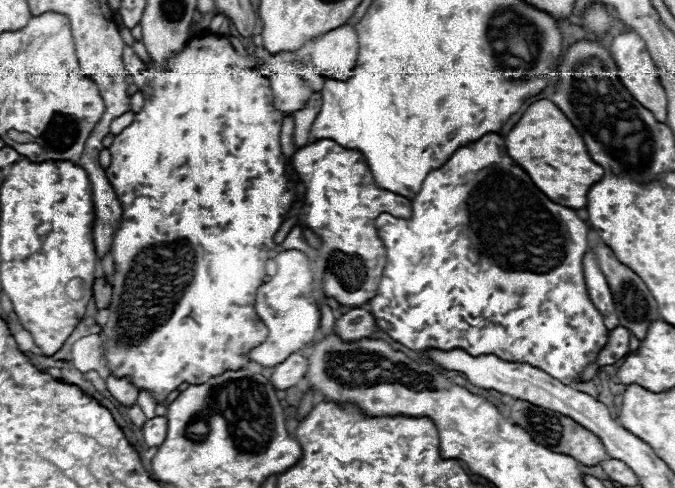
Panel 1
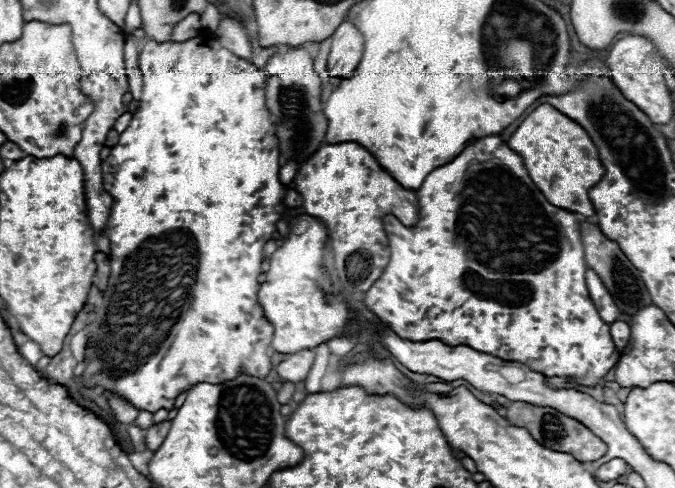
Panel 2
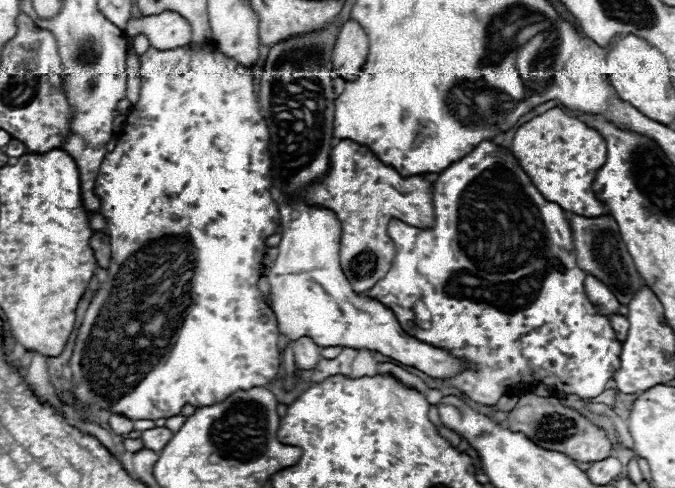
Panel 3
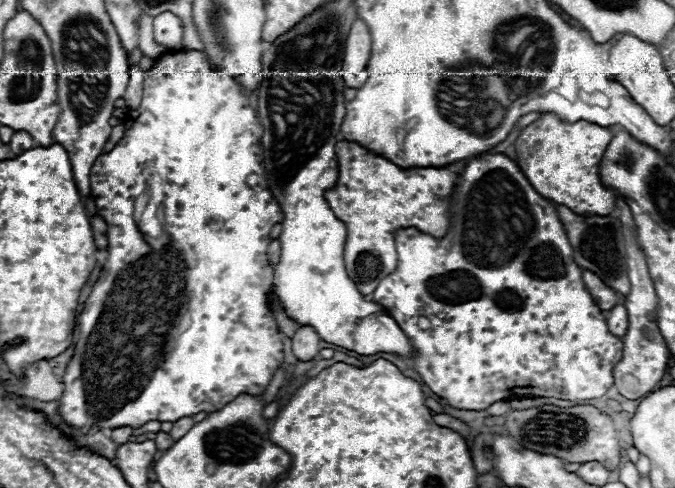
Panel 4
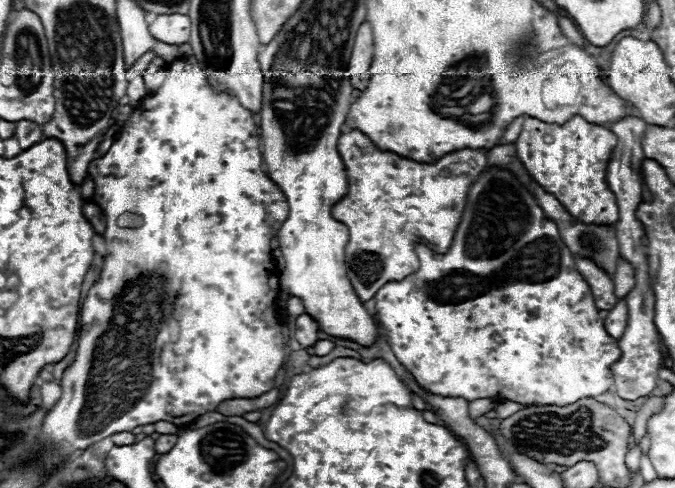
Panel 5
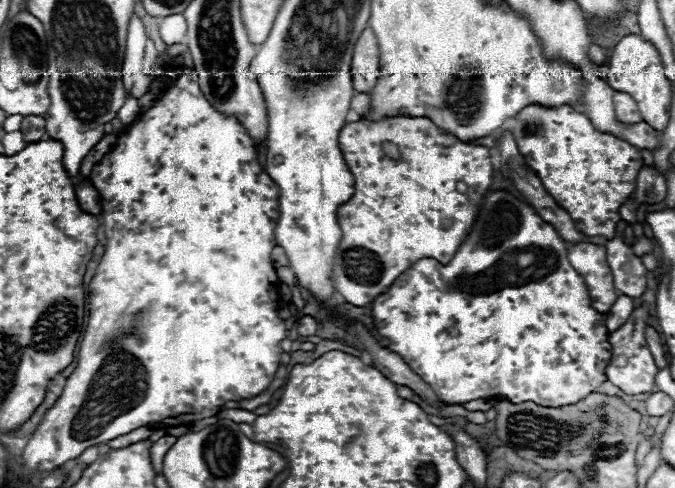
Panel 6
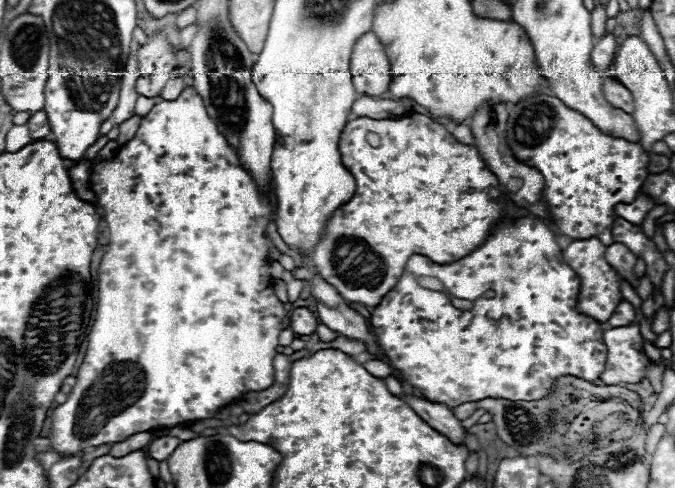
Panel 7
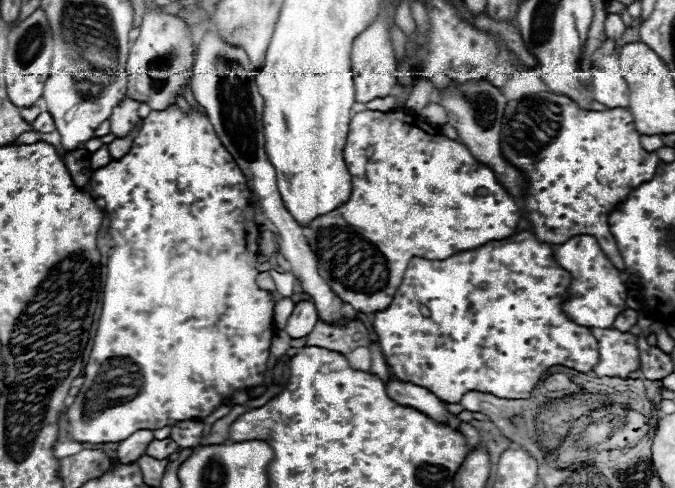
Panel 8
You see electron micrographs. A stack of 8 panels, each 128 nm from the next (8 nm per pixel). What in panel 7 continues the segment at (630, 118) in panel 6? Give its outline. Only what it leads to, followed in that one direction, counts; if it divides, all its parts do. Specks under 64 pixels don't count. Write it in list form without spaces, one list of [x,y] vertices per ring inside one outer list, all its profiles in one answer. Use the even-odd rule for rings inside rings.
[[[606,76],[606,78],[604,78],[604,96],[606,96],[606,100],[608,100],[614,108],[620,108],[620,110],[624,110],[626,114],[632,114],[632,110],[634,110],[632,94],[630,94],[630,90],[626,90],[622,84],[618,84],[614,76]]]

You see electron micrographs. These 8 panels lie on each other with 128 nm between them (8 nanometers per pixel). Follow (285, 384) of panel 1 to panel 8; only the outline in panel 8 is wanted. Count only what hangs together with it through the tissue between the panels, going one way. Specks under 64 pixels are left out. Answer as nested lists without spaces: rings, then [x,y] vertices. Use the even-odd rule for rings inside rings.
[[[298,302],[284,330],[290,334],[290,338],[302,338],[314,330],[316,322],[318,322],[316,306],[312,302]]]

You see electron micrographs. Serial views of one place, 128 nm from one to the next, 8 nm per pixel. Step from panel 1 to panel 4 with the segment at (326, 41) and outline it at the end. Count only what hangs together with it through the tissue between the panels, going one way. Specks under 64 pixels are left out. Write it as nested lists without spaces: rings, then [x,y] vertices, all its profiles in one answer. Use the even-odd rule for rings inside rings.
[[[356,18],[356,22],[352,22],[352,30],[348,32],[342,60],[342,78],[350,88],[360,88],[368,78],[366,66],[370,58],[370,42],[368,26]]]

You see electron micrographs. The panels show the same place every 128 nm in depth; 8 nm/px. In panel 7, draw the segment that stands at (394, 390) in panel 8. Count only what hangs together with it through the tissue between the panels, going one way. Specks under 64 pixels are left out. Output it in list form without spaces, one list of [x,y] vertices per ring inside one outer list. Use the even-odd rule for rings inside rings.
[[[404,396],[406,402],[414,408],[414,412],[428,422],[434,430],[444,434],[454,444],[464,444],[464,438],[468,434],[466,428],[462,428],[460,420],[452,414],[452,410],[446,404],[434,404],[430,400],[420,400],[416,396]]]

